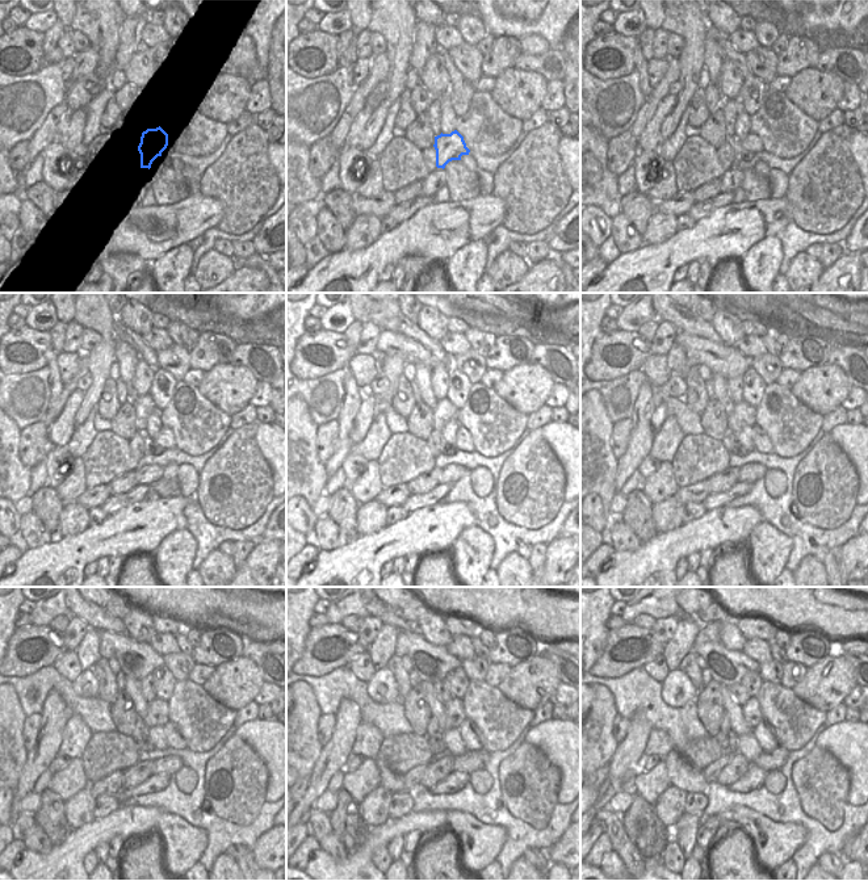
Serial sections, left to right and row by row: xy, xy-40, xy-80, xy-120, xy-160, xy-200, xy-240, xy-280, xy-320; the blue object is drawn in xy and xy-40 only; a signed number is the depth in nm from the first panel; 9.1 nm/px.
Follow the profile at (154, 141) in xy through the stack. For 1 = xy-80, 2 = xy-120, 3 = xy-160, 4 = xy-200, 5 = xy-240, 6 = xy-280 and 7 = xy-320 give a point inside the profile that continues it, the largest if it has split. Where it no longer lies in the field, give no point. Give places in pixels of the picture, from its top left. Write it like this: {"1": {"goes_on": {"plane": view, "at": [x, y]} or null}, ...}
{"1": {"goes_on": {"plane": "xy-80", "at": [745, 150]}}, "2": {"goes_on": {"plane": "xy-120", "at": [166, 440]}}, "3": {"goes_on": {"plane": "xy-160", "at": [464, 441]}}, "4": {"goes_on": {"plane": "xy-200", "at": [760, 440]}}, "5": {"goes_on": {"plane": "xy-240", "at": [175, 741]}}, "6": {"goes_on": {"plane": "xy-280", "at": [470, 734]}}, "7": {"goes_on": {"plane": "xy-320", "at": [766, 735]}}}

